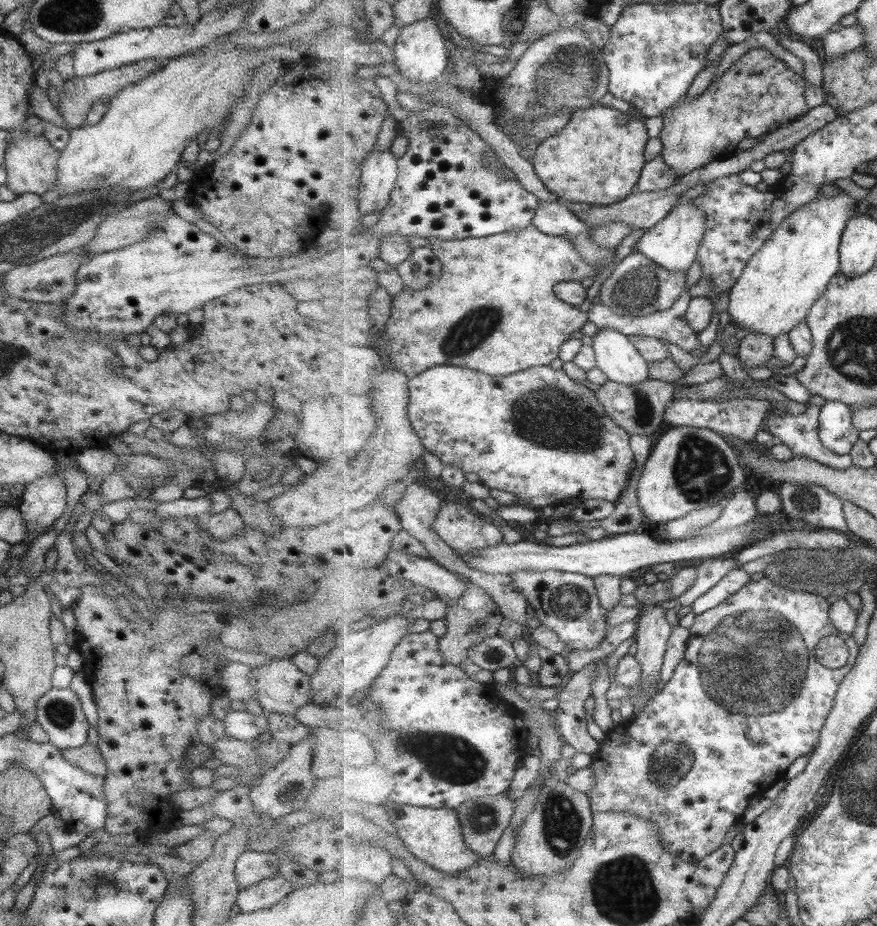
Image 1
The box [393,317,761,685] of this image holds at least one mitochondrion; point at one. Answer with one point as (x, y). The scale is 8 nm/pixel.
(536, 416)

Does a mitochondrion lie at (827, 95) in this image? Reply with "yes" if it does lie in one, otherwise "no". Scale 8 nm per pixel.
no

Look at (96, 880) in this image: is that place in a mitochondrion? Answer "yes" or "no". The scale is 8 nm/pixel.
yes

